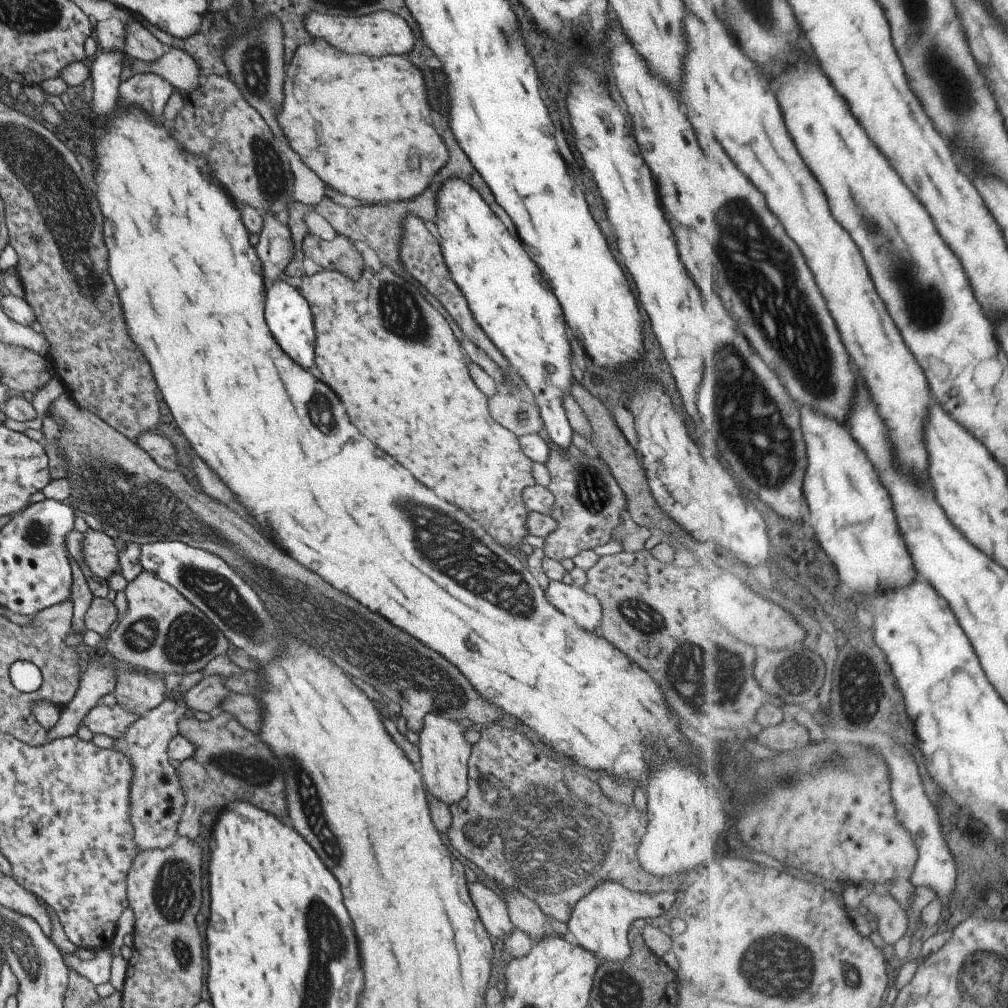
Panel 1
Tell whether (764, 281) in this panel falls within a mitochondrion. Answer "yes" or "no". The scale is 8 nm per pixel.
yes

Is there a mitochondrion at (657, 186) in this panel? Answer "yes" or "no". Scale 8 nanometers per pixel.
no

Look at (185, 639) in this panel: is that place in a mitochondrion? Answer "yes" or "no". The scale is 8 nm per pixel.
yes

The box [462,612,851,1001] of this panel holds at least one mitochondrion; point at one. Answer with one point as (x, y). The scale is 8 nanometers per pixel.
(774, 965)

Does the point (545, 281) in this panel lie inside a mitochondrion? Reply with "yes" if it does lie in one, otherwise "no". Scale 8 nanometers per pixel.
no

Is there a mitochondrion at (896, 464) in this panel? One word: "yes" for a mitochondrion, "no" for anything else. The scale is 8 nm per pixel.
no

